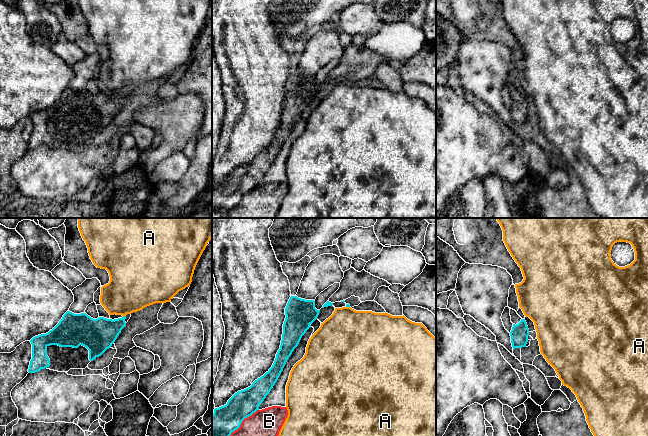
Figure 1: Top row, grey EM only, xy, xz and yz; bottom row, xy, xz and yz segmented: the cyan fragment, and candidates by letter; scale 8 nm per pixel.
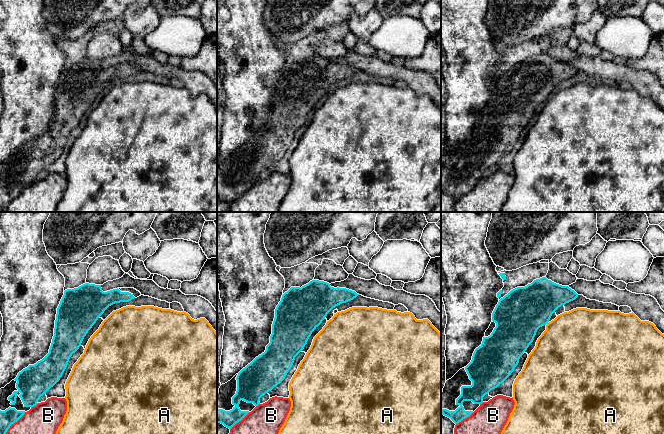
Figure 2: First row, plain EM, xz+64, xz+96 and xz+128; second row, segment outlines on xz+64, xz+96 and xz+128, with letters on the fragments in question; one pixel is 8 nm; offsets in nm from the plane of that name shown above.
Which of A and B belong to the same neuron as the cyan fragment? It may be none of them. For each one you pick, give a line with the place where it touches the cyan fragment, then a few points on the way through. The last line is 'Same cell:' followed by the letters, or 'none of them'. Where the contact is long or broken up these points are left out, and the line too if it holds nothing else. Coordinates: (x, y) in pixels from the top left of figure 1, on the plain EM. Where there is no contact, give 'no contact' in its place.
Same cell: none of them

